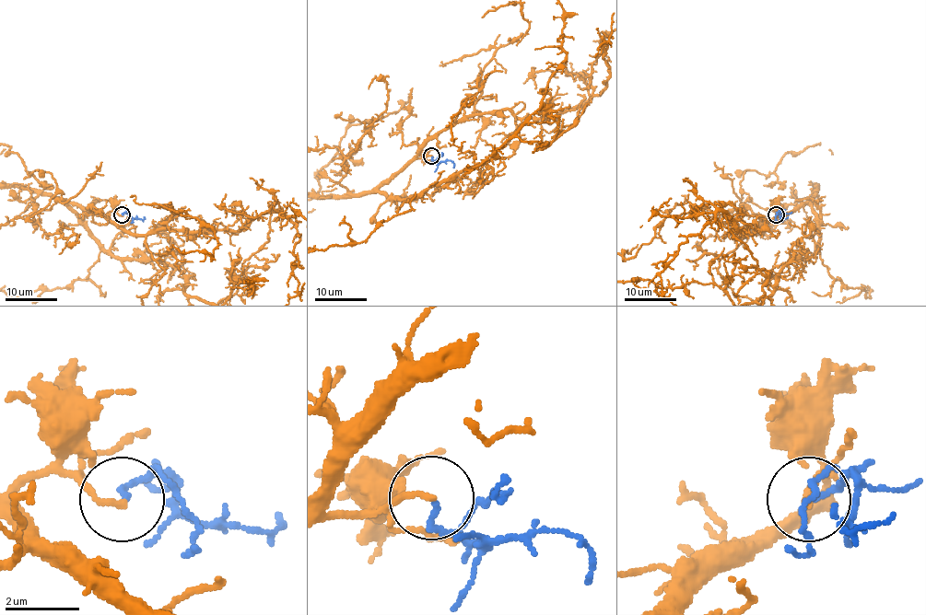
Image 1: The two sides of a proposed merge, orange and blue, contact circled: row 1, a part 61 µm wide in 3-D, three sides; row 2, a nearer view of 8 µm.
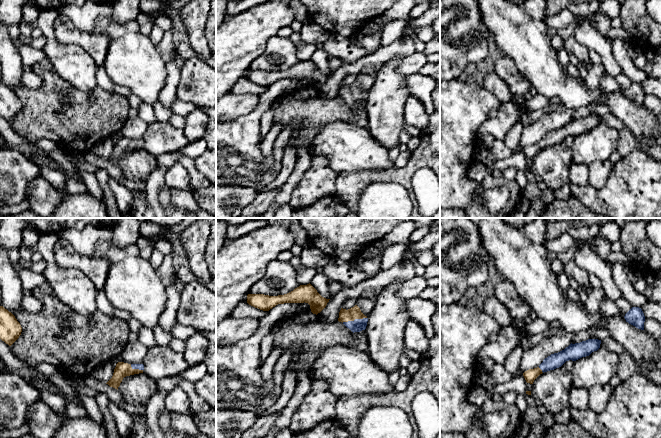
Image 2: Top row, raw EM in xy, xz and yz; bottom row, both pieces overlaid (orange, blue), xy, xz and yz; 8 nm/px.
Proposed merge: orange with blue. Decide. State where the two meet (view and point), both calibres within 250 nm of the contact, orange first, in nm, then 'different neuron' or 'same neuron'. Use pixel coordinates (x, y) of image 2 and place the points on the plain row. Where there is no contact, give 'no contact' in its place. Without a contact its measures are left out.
xz (354, 95) | 100/100 nm | same neuron

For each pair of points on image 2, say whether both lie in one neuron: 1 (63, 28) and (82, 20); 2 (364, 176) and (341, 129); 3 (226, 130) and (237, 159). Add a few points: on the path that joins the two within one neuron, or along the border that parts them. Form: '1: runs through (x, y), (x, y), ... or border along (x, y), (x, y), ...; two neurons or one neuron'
1: border along (60, 14), (67, 17), (78, 29), (94, 34); two neurons
2: border along (376, 169), (362, 169), (340, 172), (338, 174); two neurons
3: runs through (226, 137), (226, 140), (232, 146), (232, 152); one neuron

